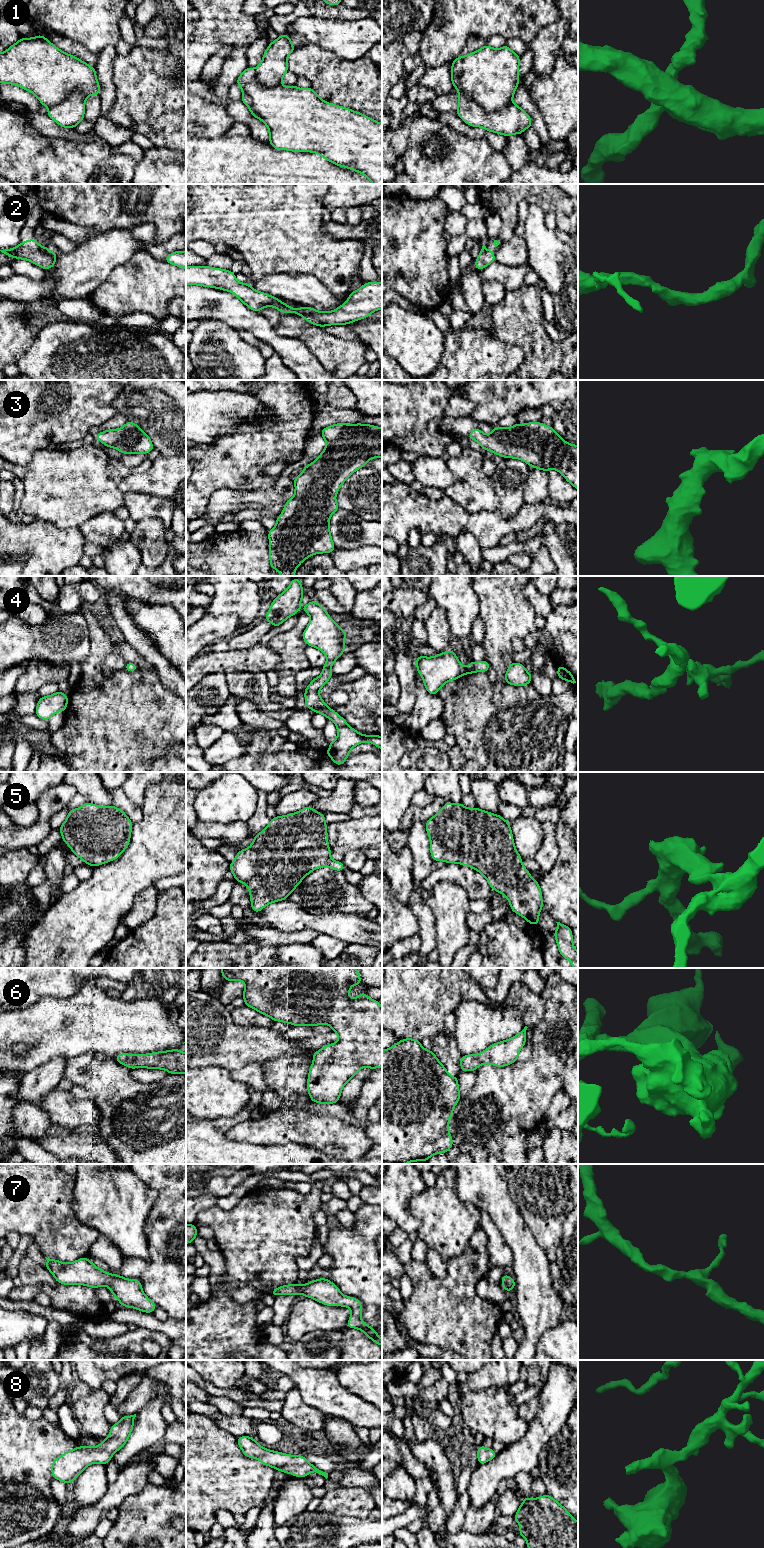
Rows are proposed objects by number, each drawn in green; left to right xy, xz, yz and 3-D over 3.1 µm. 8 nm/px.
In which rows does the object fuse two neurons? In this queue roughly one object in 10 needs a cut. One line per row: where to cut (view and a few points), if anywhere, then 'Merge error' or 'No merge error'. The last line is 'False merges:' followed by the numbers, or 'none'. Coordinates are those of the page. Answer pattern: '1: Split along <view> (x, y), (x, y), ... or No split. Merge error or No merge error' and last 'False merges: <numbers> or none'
1: No split. No merge error
2: No split. No merge error
3: No split. No merge error
4: No split. No merge error
5: No split. No merge error
6: No split. No merge error
7: No split. No merge error
8: No split. No merge error
False merges: none

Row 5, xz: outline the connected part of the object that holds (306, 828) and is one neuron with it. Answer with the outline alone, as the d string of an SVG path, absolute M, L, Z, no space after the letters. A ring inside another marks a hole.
M308 806L296 813L272 818L266 828L254 837L249 848L236 853L229 869L236 882L248 887L253 911L259 913L270 903L286 900L299 883L317 868L331 867L343 872L343 863L330 857L326 827L324 814Z

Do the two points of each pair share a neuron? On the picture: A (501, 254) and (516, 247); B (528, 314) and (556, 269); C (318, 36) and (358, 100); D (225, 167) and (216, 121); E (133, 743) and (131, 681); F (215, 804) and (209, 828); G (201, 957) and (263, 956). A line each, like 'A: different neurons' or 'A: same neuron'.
A: same neuron
B: different neurons
C: different neurons
D: different neurons
E: same neuron
F: different neurons
G: same neuron

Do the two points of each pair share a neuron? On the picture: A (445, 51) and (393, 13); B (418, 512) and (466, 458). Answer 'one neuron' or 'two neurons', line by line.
A: two neurons
B: two neurons

